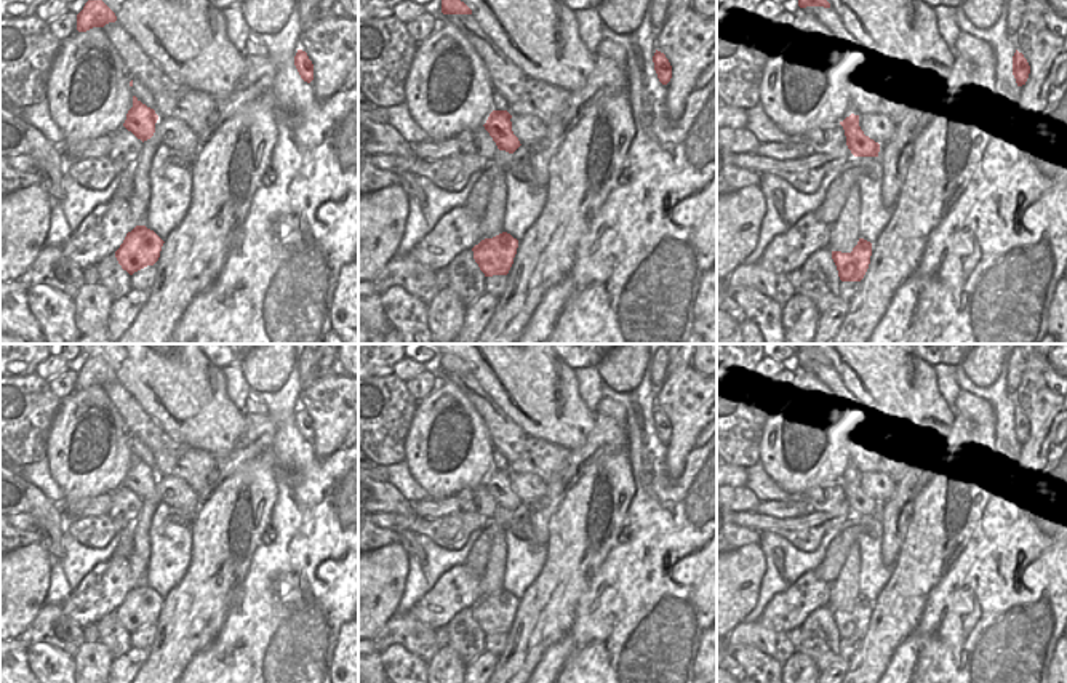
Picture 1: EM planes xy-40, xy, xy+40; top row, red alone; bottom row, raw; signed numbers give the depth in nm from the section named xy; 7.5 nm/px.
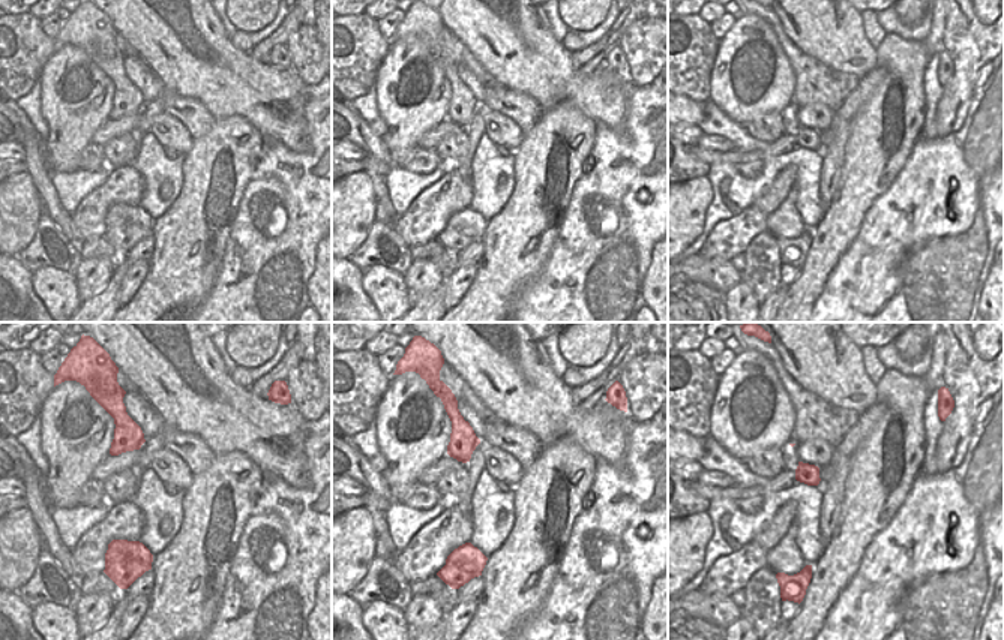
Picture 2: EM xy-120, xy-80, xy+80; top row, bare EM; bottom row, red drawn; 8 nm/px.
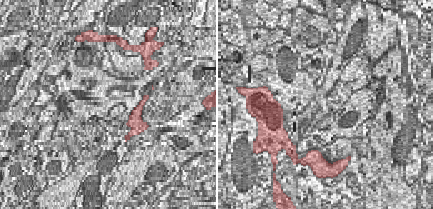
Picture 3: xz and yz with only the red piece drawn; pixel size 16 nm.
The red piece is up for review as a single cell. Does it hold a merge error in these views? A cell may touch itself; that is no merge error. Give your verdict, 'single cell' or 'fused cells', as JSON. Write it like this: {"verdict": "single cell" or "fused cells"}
{"verdict": "single cell"}

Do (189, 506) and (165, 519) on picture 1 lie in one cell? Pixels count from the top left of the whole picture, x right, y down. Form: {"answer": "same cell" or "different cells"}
{"answer": "different cells"}

